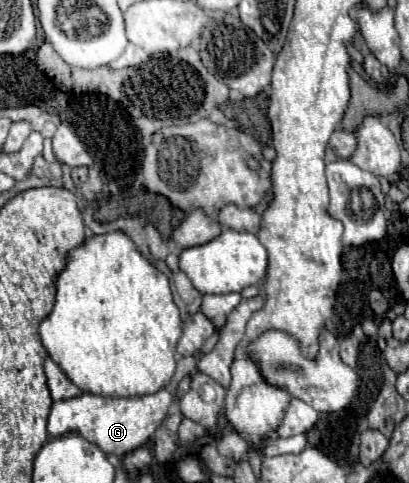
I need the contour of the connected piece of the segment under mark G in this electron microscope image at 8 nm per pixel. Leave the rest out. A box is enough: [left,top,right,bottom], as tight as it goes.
[47,388,173,456]

